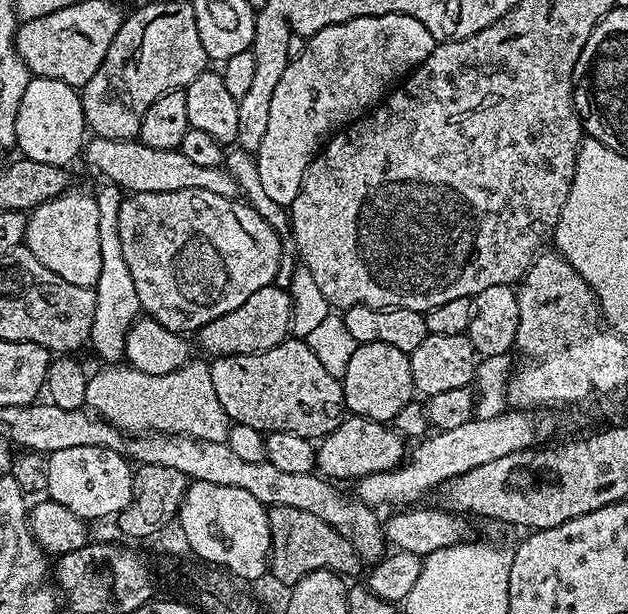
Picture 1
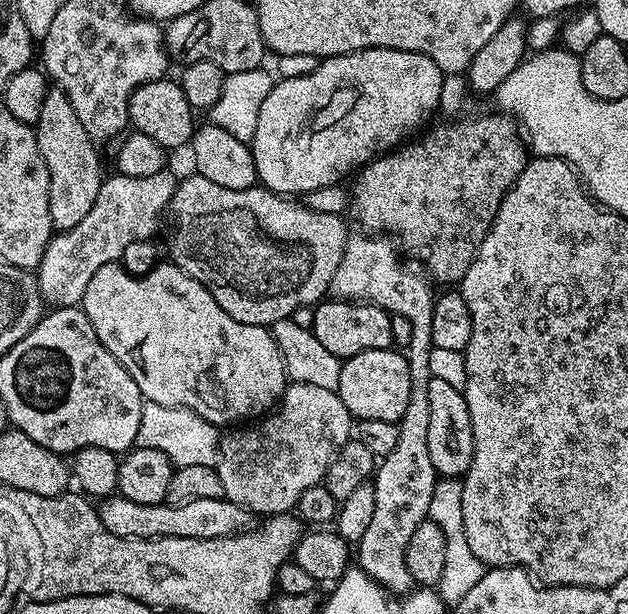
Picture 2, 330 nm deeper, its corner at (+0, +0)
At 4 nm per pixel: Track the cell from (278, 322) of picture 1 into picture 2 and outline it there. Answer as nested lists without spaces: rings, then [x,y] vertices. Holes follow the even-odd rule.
[[[359,234],[353,235],[344,247],[342,262],[338,262],[338,270],[334,270],[334,278],[330,289],[331,295],[338,300],[350,300],[361,304],[373,304],[392,316],[410,318],[412,323],[412,342],[410,345],[410,402],[406,402],[406,414],[396,424],[398,430],[398,442],[394,450],[386,454],[378,464],[371,481],[374,486],[374,514],[370,518],[370,526],[366,526],[366,534],[358,541],[354,556],[358,559],[360,567],[372,581],[380,585],[385,592],[399,598],[413,591],[414,581],[410,570],[406,566],[406,554],[410,546],[410,538],[414,538],[414,530],[423,520],[428,519],[430,510],[430,498],[434,498],[434,486],[438,474],[434,470],[434,462],[430,462],[430,446],[426,446],[426,433],[430,430],[430,390],[428,382],[432,379],[430,370],[430,349],[432,346],[432,319],[434,318],[434,306],[436,296],[432,292],[433,285],[423,275],[411,272],[400,261],[401,253],[397,245],[384,234]]]

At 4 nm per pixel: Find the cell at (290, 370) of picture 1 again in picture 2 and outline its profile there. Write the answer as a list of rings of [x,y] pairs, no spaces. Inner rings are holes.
[[[171,262],[160,264],[153,272],[140,277],[131,276],[120,267],[119,263],[107,264],[94,274],[94,278],[90,278],[82,307],[102,346],[106,346],[106,350],[126,366],[130,378],[138,382],[138,390],[147,403],[185,408],[197,412],[211,424],[232,426],[263,417],[284,395],[284,359],[265,325],[243,324],[230,318],[230,314],[214,302],[206,286]]]

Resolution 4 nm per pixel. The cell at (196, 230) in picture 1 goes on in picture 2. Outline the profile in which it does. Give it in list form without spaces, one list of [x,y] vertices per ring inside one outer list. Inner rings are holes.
[[[191,174],[177,183],[174,194],[170,198],[166,209],[166,228],[168,224],[168,252],[171,263],[183,270],[186,274],[190,274],[190,278],[197,280],[202,286],[206,286],[206,290],[210,290],[210,294],[214,298],[214,302],[218,302],[218,306],[222,306],[222,310],[226,310],[226,314],[230,314],[230,318],[234,318],[243,324],[262,324],[271,326],[279,320],[287,320],[297,315],[299,308],[307,309],[309,306],[315,306],[329,295],[332,279],[334,278],[334,270],[338,270],[338,262],[342,262],[342,254],[344,247],[350,239],[350,231],[343,224],[343,219],[334,214],[322,214],[318,210],[310,210],[307,203],[300,202],[295,204],[295,199],[285,198],[283,195],[277,194],[263,186],[253,186],[246,190],[226,190],[226,186],[218,186],[214,182],[210,182],[210,178],[199,174]]]

